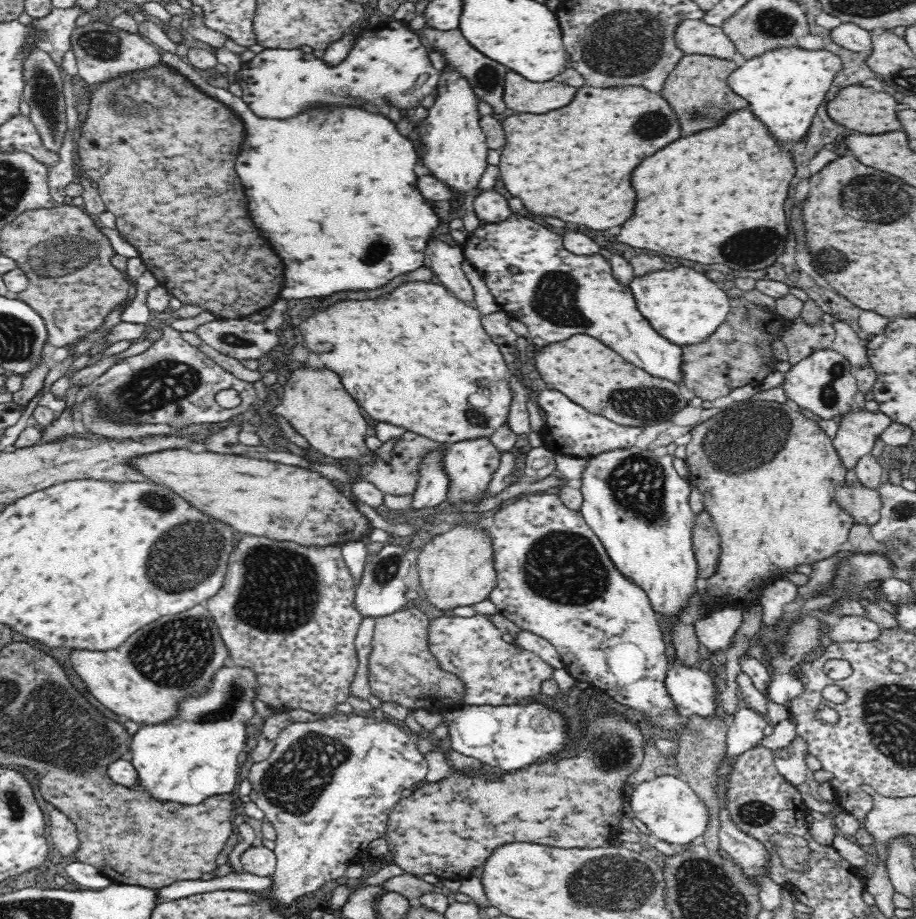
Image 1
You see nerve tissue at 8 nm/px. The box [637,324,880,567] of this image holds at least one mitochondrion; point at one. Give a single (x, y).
(741, 436)

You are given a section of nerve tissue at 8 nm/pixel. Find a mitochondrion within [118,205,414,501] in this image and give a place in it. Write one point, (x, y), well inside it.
(376, 249)

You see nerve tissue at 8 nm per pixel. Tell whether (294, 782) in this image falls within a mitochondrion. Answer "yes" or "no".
yes

